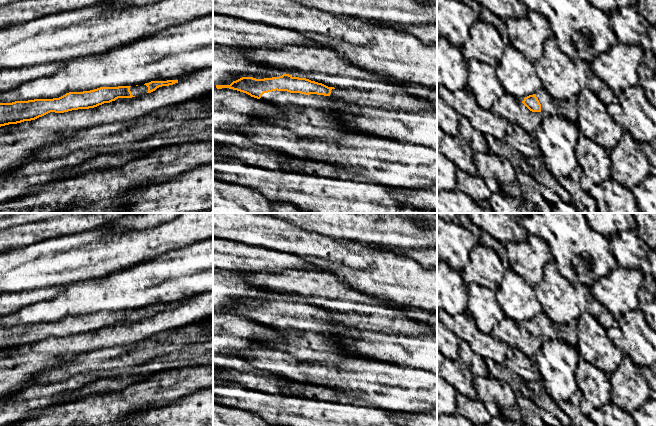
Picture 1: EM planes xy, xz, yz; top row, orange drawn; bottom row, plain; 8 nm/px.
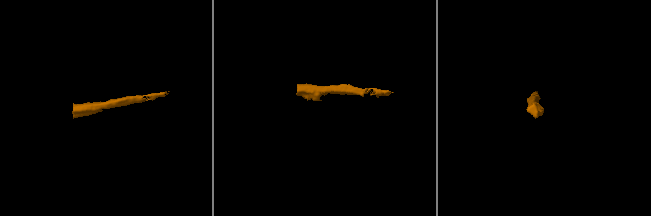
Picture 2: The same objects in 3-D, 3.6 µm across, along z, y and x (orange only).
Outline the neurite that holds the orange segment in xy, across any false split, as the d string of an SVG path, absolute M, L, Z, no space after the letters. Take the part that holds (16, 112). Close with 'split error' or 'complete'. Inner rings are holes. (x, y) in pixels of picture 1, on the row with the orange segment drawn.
M178 80L151 81L136 86L100 87L90 91L69 92L59 98L34 99L0 103L0 127L35 120L50 112L64 113L78 109L94 108L118 98L132 98L151 93Z; split error

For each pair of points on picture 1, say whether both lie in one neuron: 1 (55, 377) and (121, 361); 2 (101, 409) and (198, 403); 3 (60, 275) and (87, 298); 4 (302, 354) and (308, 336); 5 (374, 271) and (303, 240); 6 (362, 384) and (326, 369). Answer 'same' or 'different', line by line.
1: same
2: different
3: different
4: same
5: same
6: same

